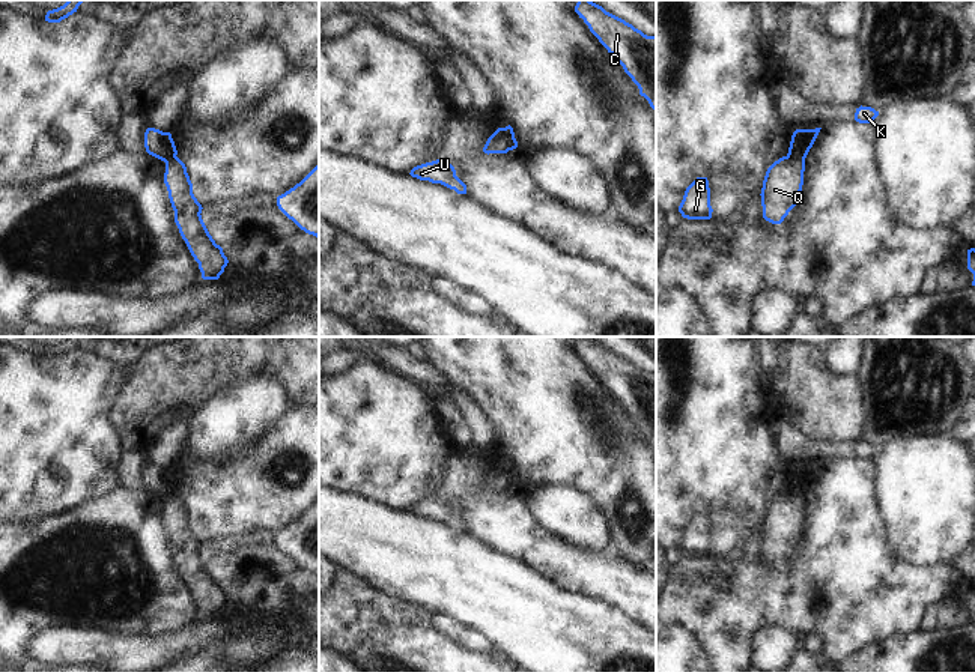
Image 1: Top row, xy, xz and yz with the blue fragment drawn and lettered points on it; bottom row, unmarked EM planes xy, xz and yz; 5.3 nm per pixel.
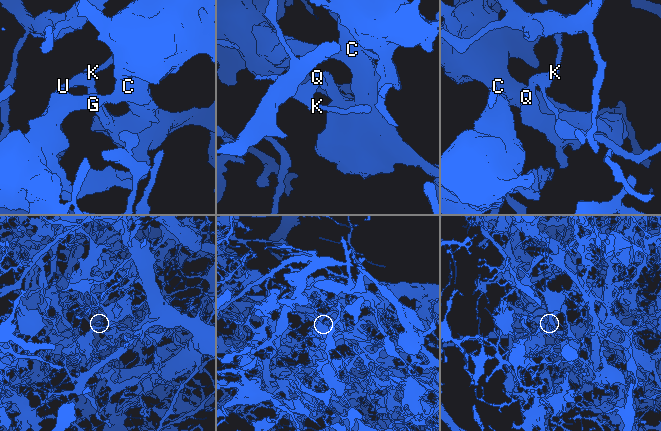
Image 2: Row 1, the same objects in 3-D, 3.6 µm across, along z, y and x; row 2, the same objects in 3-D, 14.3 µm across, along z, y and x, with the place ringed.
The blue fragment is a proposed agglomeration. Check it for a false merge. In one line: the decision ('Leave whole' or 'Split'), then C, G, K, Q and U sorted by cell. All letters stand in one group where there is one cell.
Split. Groups: C G Q / K U.

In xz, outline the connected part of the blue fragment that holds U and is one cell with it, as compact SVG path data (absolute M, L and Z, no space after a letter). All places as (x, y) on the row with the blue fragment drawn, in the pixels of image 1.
M444 159L417 165L409 174L420 180L441 183L450 189L454 189L457 194L466 194L466 185L456 176L454 167Z

